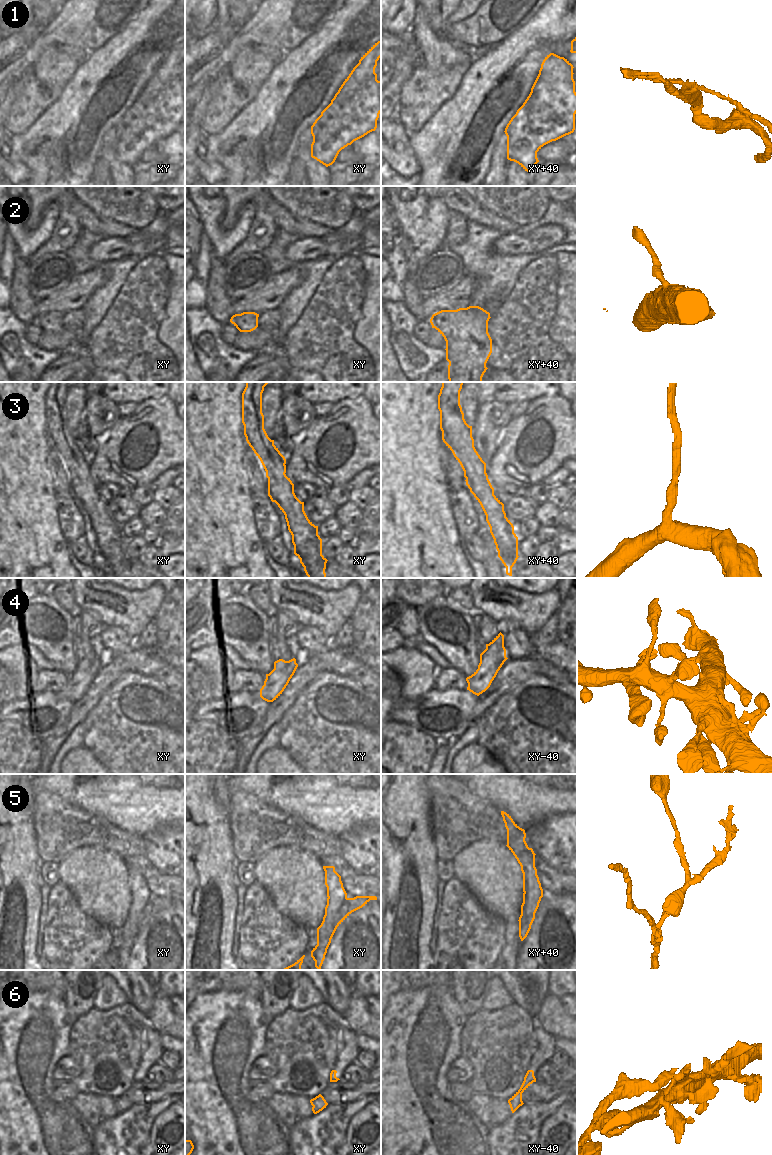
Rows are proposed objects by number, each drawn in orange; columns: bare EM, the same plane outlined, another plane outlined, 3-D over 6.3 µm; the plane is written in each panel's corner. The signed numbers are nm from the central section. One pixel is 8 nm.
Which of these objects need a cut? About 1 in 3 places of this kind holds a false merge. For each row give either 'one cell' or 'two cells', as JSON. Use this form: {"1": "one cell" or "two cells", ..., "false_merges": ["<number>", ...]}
{"1": "two cells", "2": "one cell", "3": "one cell", "4": "one cell", "5": "two cells", "6": "two cells", "false_merges": ["1", "5", "6"]}

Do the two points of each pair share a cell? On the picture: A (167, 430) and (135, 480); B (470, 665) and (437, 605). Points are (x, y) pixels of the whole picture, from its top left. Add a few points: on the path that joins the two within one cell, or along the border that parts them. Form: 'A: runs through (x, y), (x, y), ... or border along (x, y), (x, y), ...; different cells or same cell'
A: runs through (155, 442), (149, 450), (149, 462), (144, 468); same cell
B: runs through (461, 650), (461, 643), (457, 637), (440, 620); same cell

